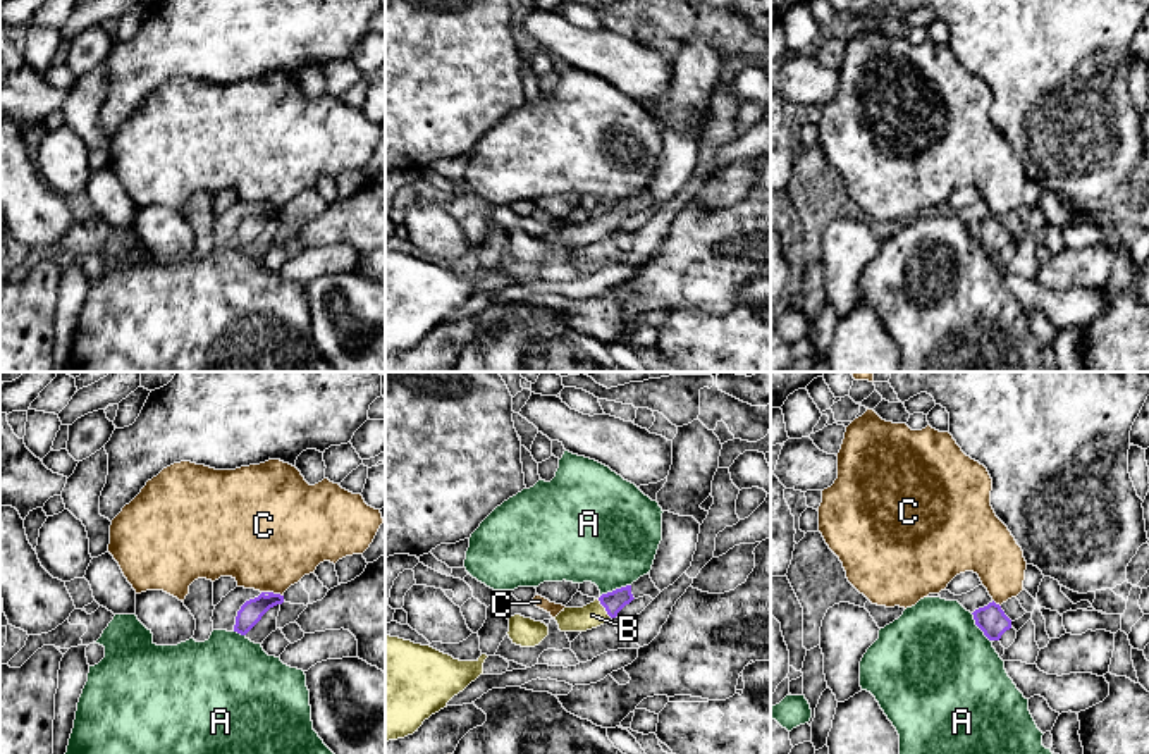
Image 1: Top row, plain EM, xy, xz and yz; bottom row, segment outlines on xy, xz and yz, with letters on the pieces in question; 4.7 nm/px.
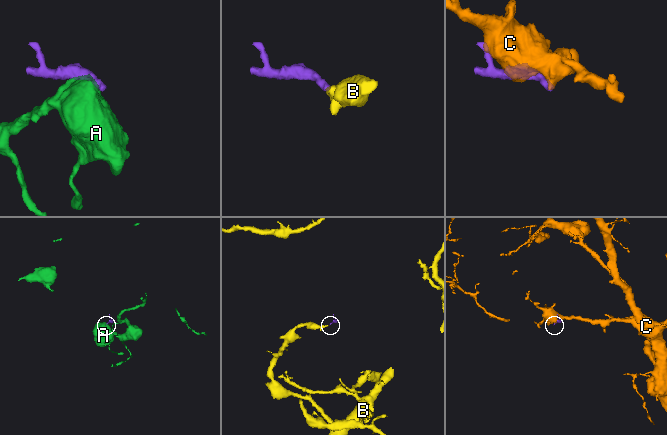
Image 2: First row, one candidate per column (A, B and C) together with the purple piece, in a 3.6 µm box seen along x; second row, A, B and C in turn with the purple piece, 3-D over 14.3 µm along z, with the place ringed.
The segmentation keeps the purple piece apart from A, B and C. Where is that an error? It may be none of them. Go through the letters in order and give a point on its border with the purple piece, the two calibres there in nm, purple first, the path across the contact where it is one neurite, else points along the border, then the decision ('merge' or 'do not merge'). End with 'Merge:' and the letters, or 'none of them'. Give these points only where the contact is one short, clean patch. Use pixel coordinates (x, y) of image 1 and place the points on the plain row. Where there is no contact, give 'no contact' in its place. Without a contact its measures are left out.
A: xz (616, 203) | 100/460 nm | along xz (630, 198), (601, 210) | do not merge
B: xz (604, 221) | 100/120 nm | across xz (614, 216), (604, 221), (592, 229) | merge
C: xy (272, 207) | 110/480 nm | do not merge
Merge: B

